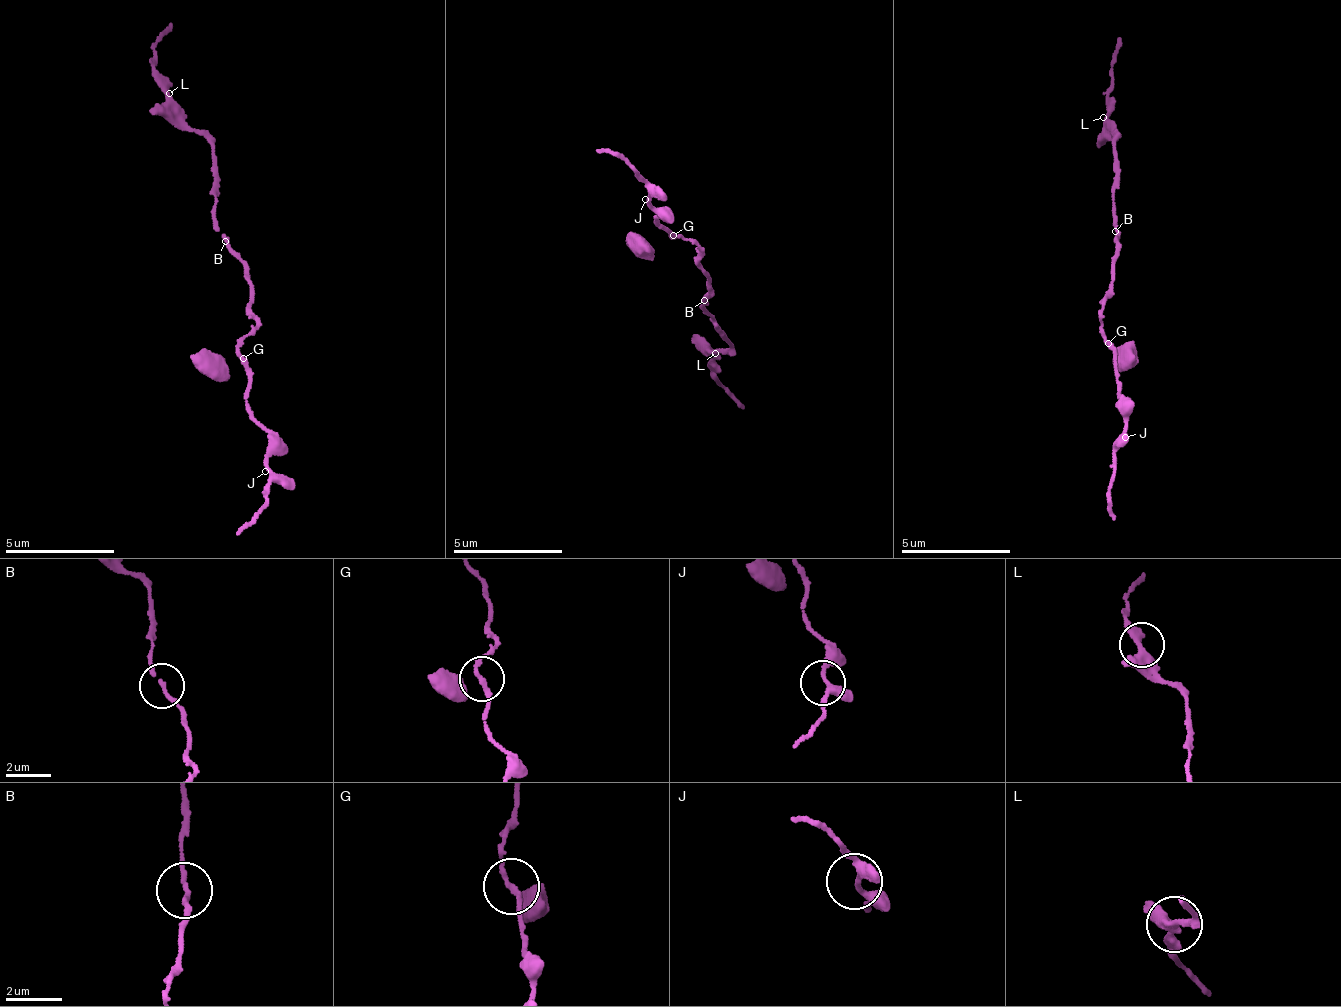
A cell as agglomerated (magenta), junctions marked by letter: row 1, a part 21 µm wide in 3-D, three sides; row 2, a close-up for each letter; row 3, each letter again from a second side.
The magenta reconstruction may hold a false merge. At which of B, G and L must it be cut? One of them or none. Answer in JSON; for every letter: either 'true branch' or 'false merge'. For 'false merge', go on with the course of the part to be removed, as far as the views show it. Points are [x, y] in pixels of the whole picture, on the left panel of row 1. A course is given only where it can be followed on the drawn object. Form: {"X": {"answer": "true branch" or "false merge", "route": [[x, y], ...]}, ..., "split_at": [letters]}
{"B": {"answer": "true branch"}, "G": {"answer": "true branch"}, "L": {"answer": "true branch"}, "split_at": []}

